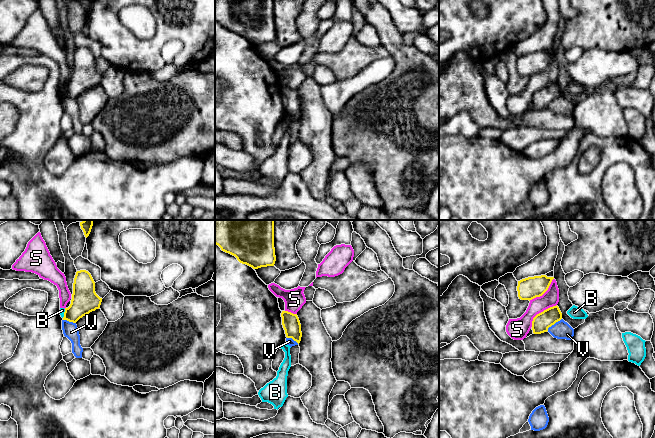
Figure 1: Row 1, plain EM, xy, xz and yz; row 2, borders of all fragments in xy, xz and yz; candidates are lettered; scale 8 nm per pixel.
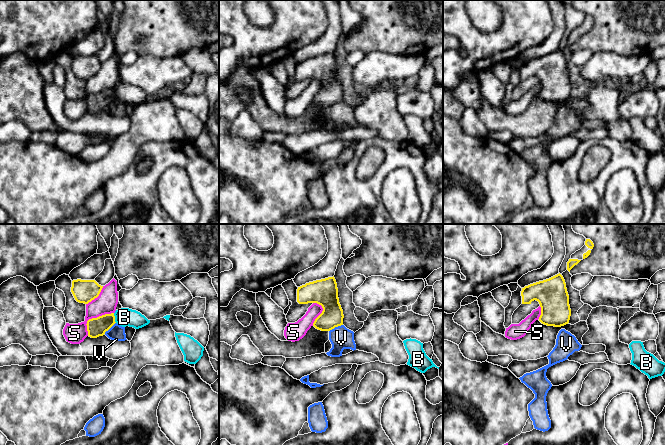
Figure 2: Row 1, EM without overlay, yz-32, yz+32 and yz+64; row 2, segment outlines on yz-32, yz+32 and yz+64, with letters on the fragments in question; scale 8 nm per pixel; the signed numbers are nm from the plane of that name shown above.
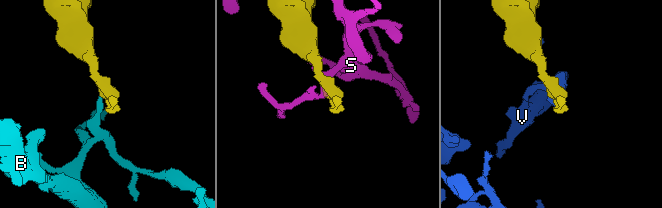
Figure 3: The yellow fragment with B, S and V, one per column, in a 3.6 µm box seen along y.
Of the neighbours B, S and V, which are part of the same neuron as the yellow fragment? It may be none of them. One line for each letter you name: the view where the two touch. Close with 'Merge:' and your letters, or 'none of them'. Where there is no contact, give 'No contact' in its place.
Merge: none of them

